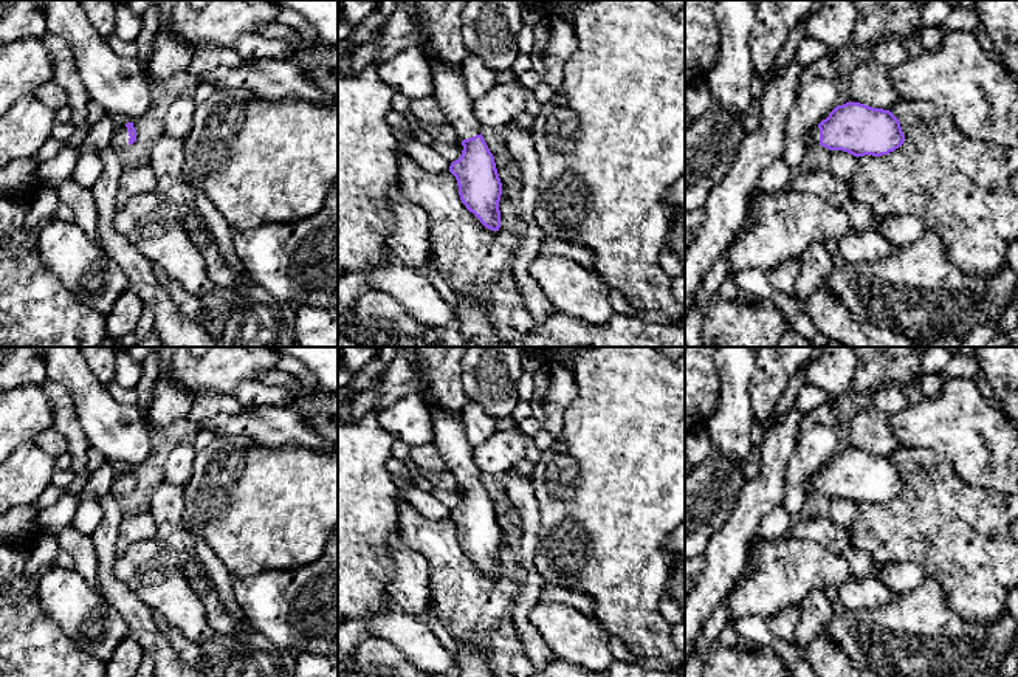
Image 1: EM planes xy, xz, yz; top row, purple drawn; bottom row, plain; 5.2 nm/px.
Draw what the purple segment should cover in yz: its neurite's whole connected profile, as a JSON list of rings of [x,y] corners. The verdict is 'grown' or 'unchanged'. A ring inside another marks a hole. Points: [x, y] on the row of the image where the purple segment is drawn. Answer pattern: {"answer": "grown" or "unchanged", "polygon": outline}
{"answer": "grown", "polygon": [[[860,102],[837,105],[826,119],[809,130],[806,146],[823,146],[854,156],[882,156],[899,149],[905,141],[899,119],[883,108]]]}

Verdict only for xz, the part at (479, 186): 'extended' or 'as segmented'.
extended

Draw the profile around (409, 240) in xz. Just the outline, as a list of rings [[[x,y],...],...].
[[[400,181],[394,186],[387,206],[395,214],[395,228],[386,239],[390,254],[401,263],[429,277],[428,257],[431,254],[431,243],[428,214],[421,206],[409,201],[403,195]]]

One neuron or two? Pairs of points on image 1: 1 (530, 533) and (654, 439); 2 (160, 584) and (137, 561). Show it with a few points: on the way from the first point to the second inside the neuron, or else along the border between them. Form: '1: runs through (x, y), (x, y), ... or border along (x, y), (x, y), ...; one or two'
1: border along (533, 491), (538, 508), (535, 563); two
2: runs through (154, 578), (143, 567); one

